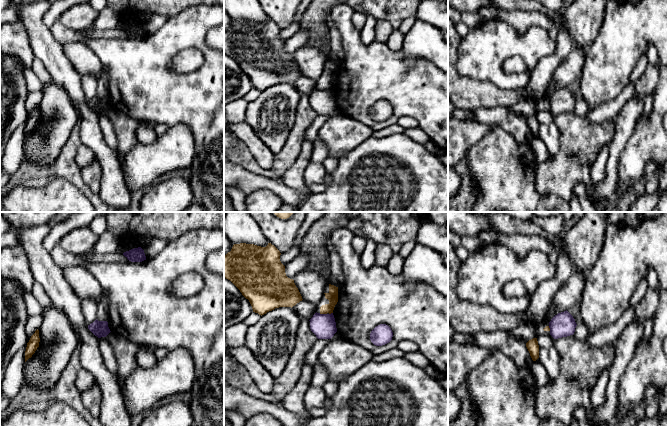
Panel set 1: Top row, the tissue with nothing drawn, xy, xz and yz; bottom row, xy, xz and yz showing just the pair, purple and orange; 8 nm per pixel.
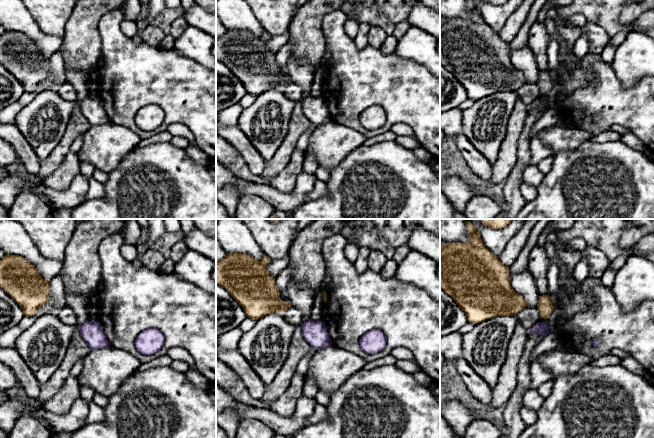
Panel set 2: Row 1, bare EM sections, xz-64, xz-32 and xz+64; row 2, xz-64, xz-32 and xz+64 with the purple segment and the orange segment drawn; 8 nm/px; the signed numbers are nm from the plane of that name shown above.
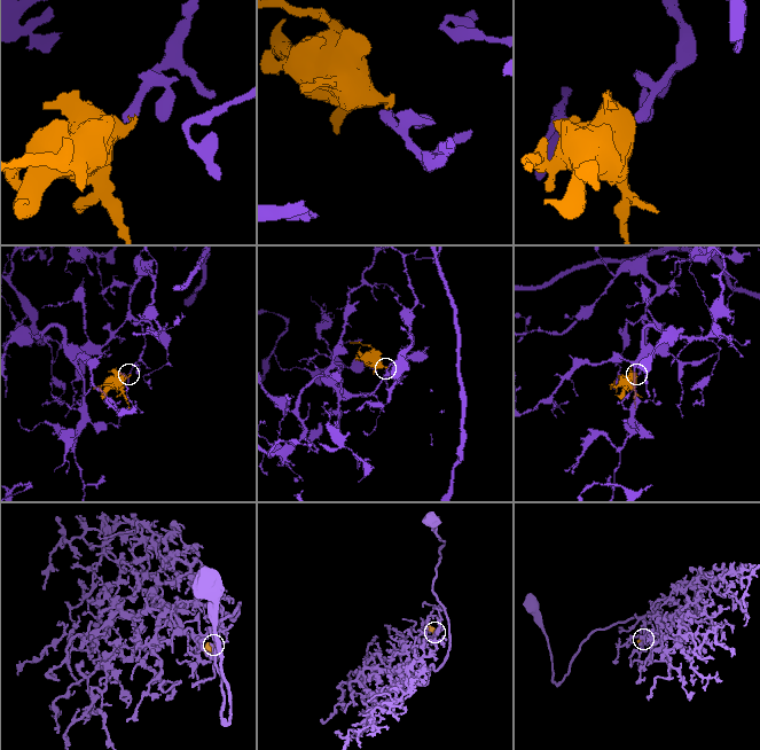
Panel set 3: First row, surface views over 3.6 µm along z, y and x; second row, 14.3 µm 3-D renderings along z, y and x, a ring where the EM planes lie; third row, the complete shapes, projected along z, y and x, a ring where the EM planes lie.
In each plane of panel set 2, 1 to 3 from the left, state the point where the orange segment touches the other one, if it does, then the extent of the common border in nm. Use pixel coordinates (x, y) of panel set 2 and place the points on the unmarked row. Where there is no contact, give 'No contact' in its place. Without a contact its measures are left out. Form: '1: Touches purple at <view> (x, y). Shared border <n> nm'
1: No contact
2: No contact
3: No contact

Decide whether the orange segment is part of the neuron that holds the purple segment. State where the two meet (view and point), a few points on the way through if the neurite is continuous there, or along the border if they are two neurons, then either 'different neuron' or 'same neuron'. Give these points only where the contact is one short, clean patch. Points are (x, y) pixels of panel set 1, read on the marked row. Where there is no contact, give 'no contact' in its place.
contact xz (323, 314); different neuron

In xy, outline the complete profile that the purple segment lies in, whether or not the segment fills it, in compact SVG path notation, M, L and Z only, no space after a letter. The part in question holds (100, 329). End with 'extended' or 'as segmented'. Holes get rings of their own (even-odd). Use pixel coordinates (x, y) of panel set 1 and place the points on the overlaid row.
M97 319L88 325L88 329L98 338L106 337L111 332L107 321L98 321Z | as segmented

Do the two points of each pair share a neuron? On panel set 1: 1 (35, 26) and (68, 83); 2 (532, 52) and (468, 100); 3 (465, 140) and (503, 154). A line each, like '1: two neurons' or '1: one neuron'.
1: one neuron
2: two neurons
3: two neurons

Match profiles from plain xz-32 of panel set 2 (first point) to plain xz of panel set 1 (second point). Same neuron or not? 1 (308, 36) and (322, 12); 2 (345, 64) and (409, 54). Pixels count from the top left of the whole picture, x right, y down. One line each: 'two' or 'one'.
1: one
2: two

